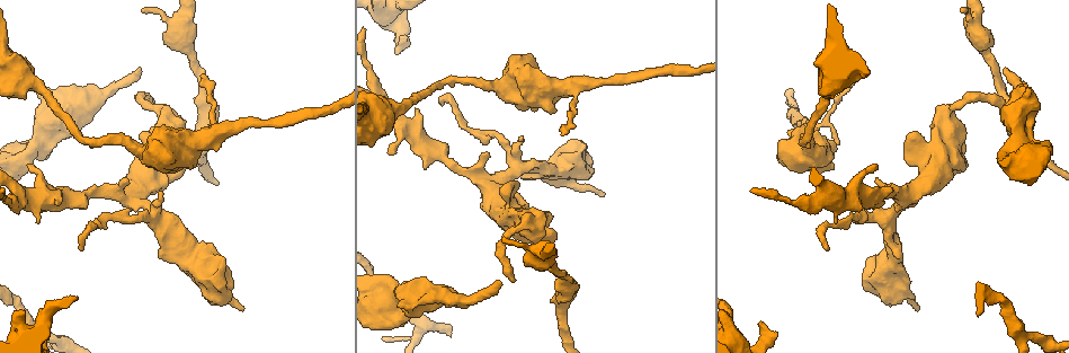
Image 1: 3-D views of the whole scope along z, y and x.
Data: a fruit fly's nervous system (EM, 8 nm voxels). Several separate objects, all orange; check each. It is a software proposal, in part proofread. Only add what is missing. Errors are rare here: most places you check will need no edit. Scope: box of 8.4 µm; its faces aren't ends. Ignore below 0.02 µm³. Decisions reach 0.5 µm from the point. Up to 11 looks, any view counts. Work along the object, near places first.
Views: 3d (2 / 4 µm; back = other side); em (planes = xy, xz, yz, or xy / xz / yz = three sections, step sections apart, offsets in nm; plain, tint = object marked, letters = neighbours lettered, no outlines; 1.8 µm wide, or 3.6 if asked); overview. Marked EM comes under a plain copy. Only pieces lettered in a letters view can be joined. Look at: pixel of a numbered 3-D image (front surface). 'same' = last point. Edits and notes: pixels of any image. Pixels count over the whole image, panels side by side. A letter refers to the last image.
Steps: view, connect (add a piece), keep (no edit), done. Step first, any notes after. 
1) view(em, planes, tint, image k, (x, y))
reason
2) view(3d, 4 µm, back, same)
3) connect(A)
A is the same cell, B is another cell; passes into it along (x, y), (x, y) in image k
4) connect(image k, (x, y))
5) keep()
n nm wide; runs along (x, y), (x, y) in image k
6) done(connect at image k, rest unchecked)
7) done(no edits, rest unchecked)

view(em, xz, step 4, tint, image 1, (498, 282))
free end

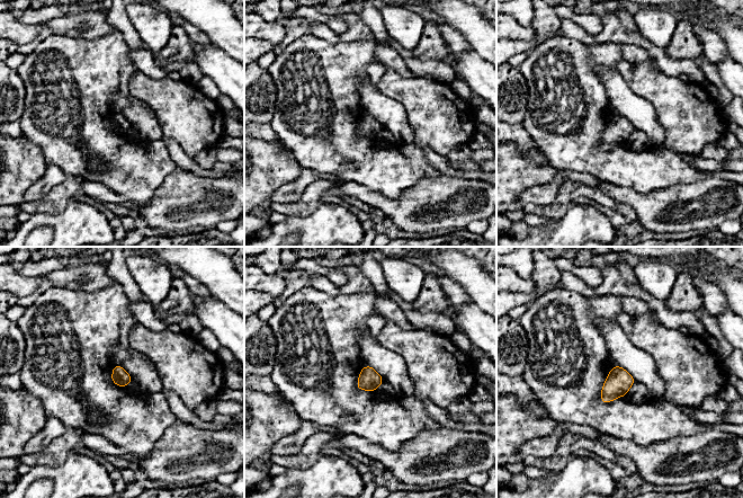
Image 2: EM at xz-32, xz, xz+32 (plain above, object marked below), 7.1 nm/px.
view(em, planes, letters, same)

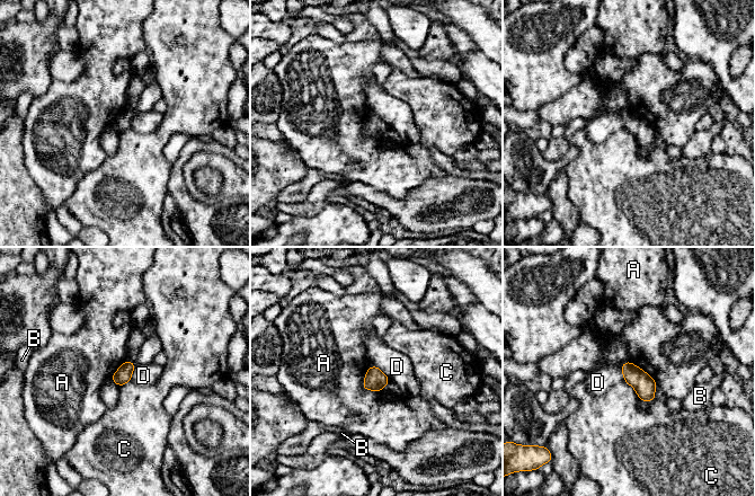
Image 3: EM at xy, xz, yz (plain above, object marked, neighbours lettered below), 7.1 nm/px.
keep()
A, B, C and D are other cells; border along (370, 365), (375, 365), (390, 381) in image 3; none of them fits

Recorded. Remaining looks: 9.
view(3d, 4 µm, image 1, (37, 221))
branch stops here

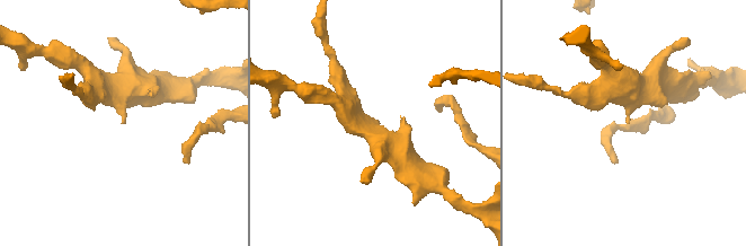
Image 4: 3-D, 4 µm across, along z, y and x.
view(em, planes, letters, image 4, (627, 123))

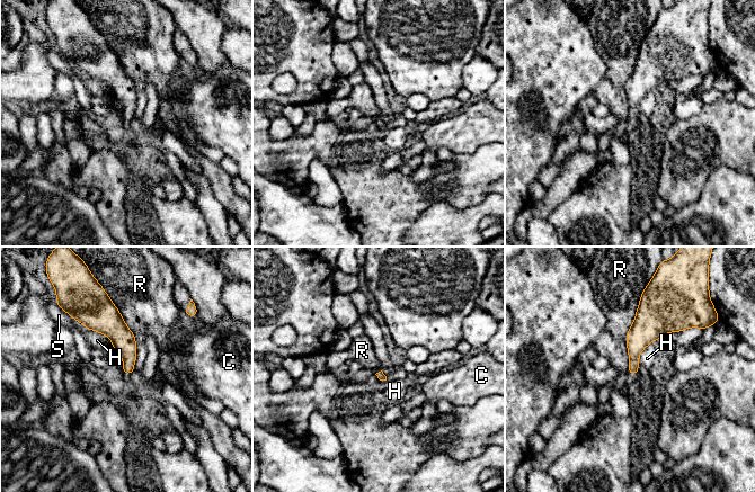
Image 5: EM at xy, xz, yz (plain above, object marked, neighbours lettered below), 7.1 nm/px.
keep()
C, H, R and S are other cells; border along (641, 295), (625, 337), (627, 370) in image 5; no lettered piece goes on from it

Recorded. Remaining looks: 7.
view(em, planes, letters, image 1, (160, 193))
an open end

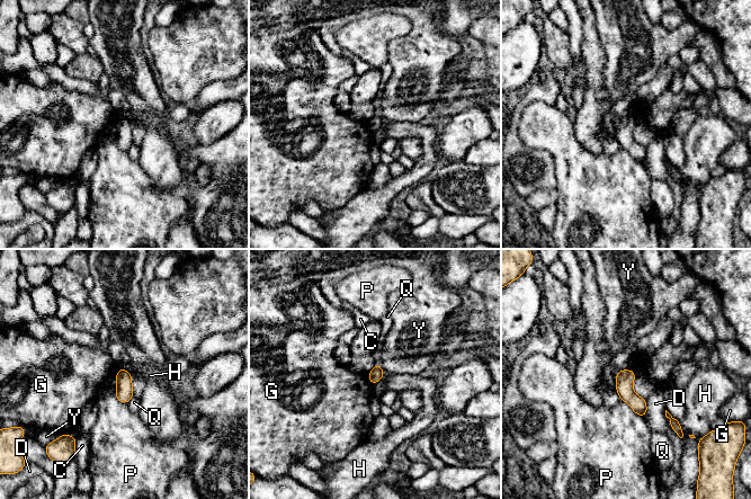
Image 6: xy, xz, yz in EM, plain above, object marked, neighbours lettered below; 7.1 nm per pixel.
keep()
C, D, G, H, P, Q and Y are other cells; border along (367, 375), (373, 384) in image 6; none of them fits

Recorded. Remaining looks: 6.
view(3d, 4 µm, image 1, (385, 283))
sharp bend

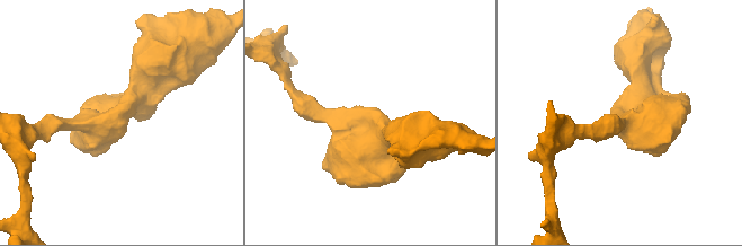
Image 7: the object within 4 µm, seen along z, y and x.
view(em, 3.6 µm, planes, letters, image 7, (114, 120))
now the EM

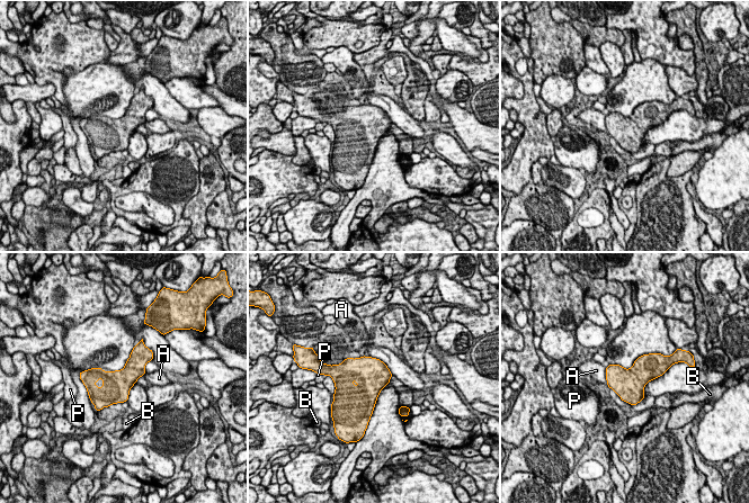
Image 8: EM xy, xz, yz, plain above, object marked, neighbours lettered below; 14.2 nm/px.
keep()
A, B and P are other cells; border along (369, 356), (380, 359), (392, 374) in image 8; none of them fits

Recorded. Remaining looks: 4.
done(no edits, rest unchecked)

